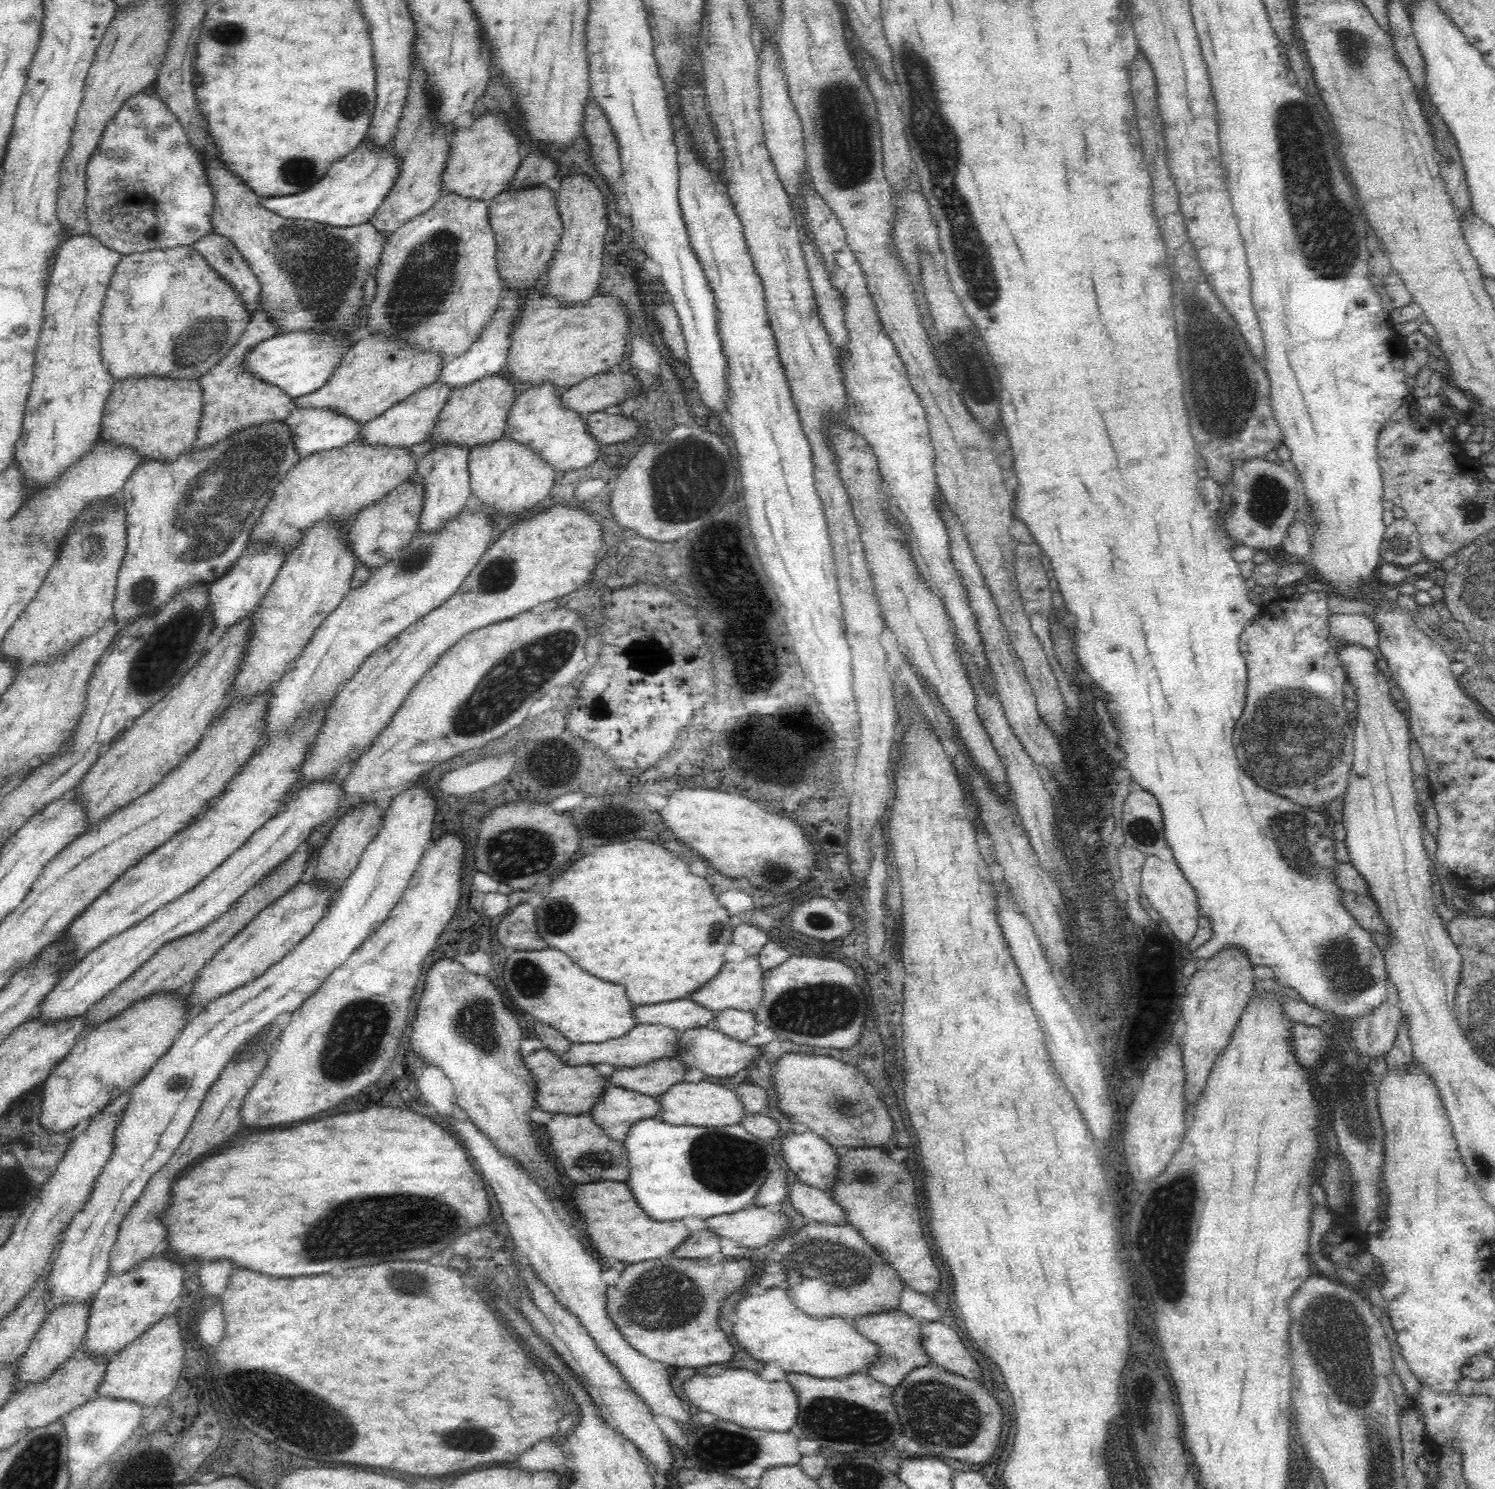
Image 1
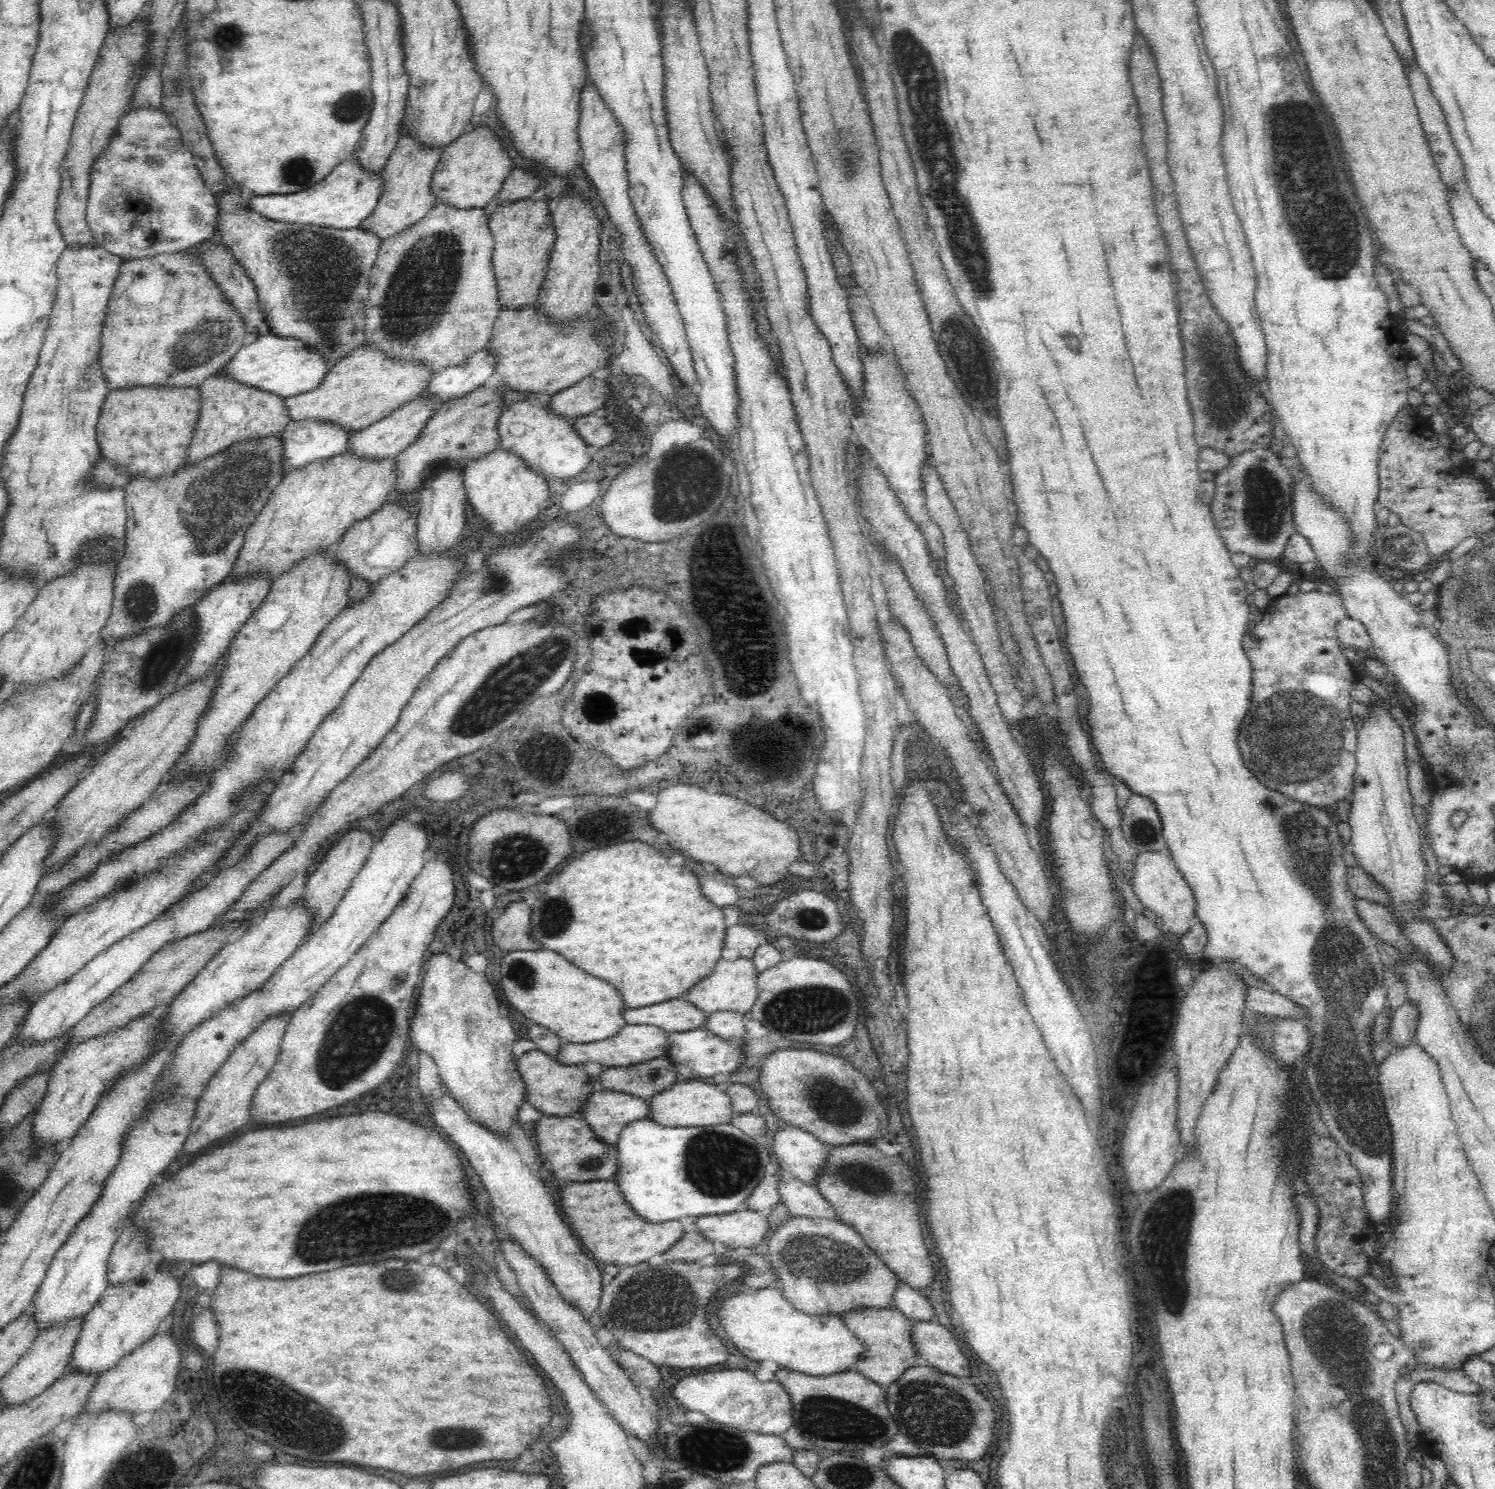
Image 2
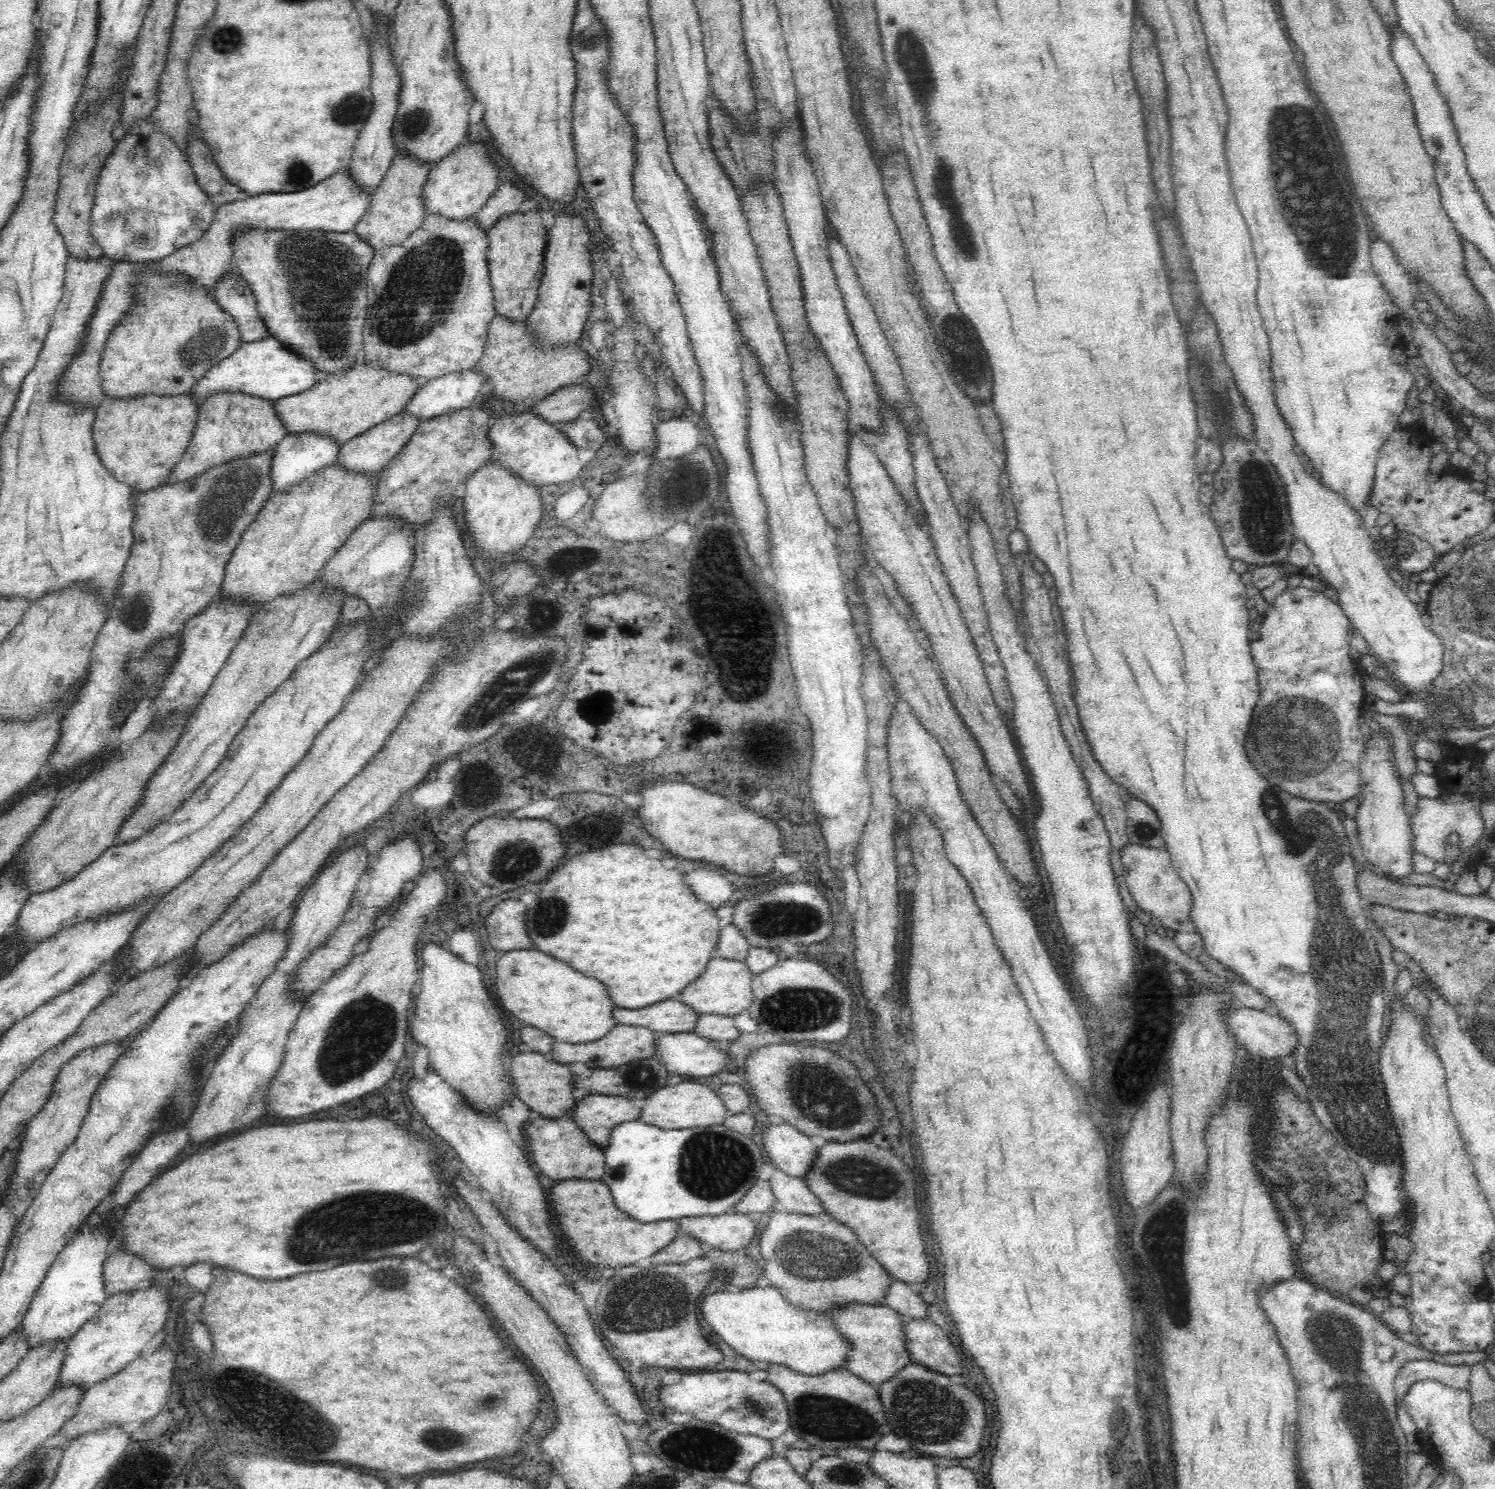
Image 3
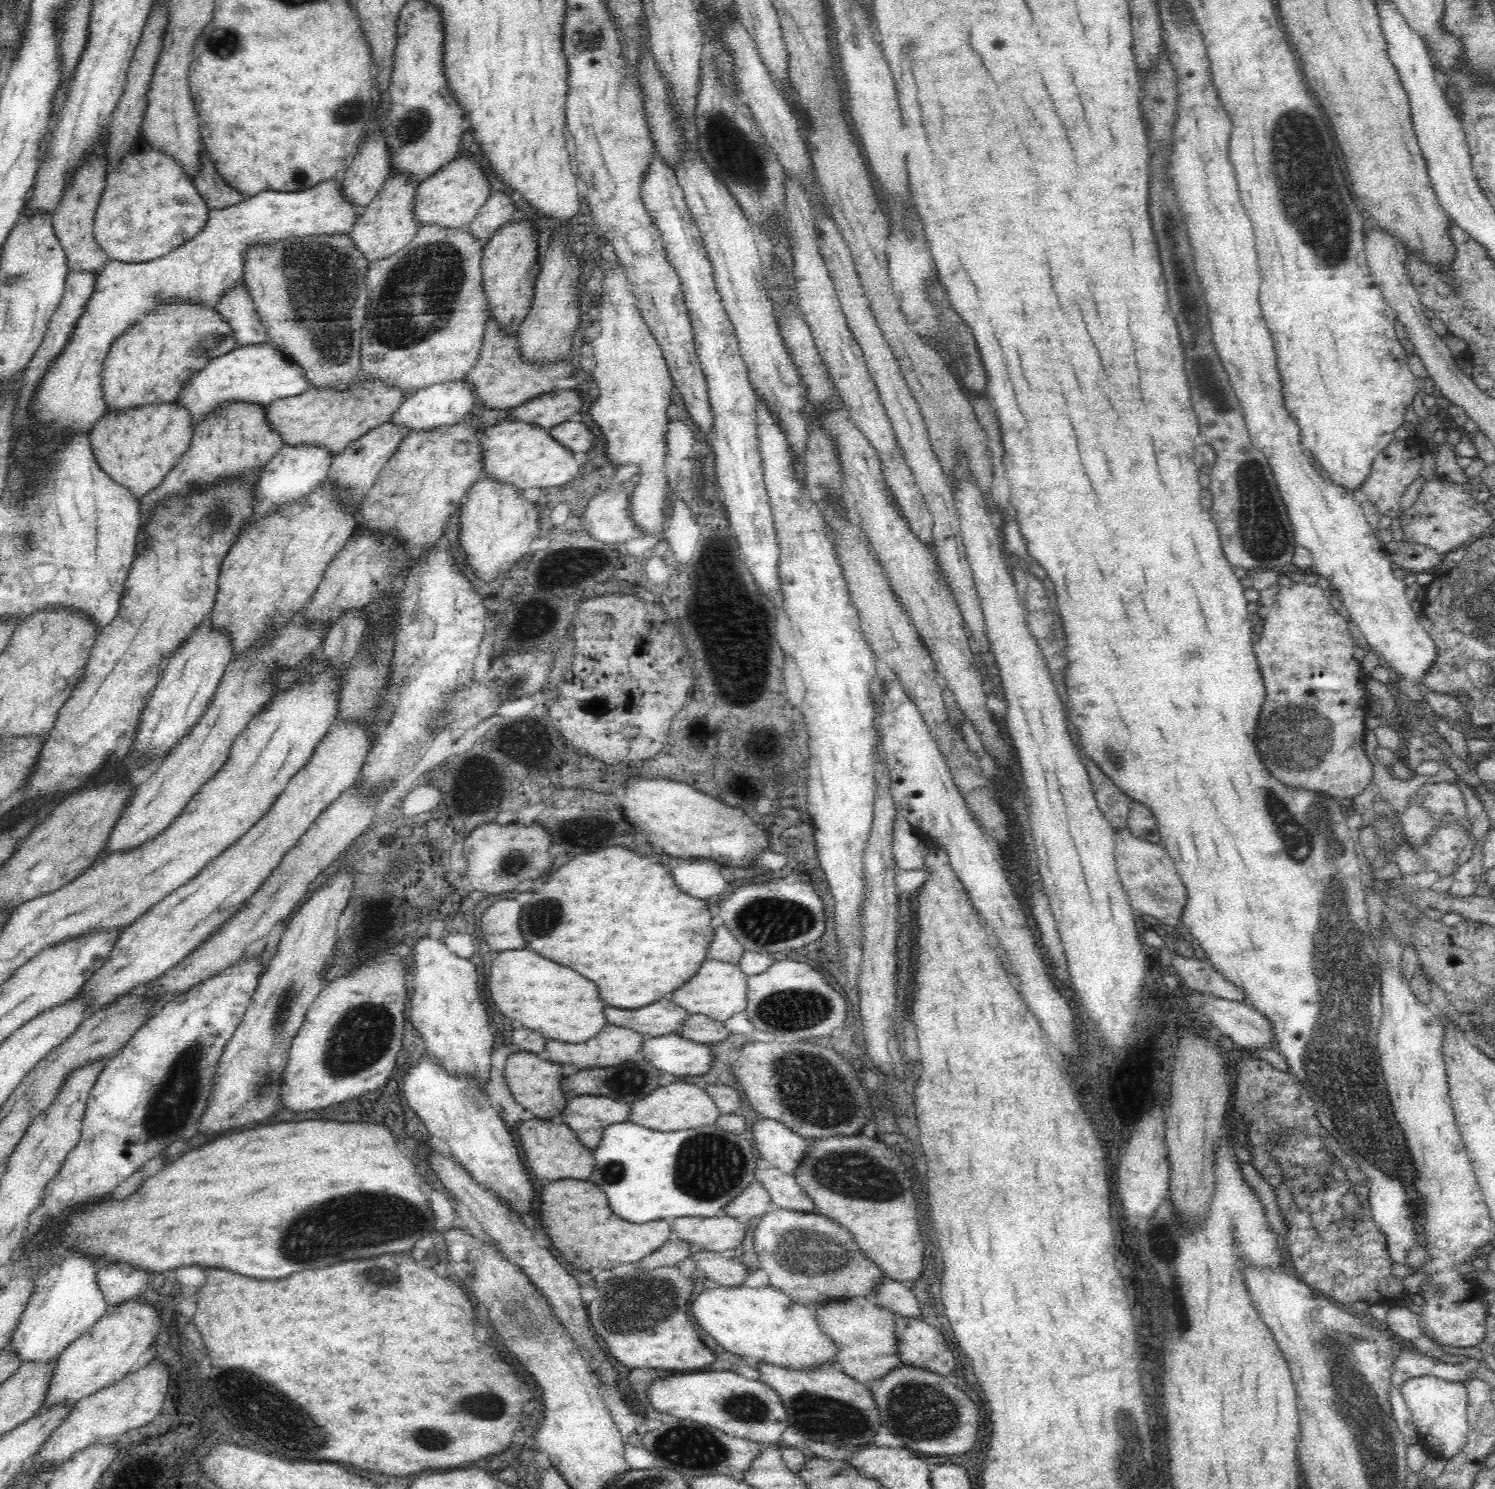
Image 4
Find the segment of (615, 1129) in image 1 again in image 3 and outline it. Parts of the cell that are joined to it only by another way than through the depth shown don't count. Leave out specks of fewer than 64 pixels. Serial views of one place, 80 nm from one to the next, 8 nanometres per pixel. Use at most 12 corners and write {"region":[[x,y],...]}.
{"region":[[582,1094],[566,1116],[604,1147],[640,1116],[628,1097]]}

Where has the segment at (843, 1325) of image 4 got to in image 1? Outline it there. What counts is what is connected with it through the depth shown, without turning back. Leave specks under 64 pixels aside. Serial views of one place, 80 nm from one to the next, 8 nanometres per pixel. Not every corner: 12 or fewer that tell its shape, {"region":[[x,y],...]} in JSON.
{"region":[[899,1308],[850,1320],[876,1343],[864,1371],[895,1388],[930,1363],[920,1326]]}

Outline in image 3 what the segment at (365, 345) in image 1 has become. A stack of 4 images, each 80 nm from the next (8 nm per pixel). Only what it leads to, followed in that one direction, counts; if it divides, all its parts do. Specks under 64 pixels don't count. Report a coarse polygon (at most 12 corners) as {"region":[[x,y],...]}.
{"region":[[365,364],[275,402],[286,436],[346,441],[422,386]]}

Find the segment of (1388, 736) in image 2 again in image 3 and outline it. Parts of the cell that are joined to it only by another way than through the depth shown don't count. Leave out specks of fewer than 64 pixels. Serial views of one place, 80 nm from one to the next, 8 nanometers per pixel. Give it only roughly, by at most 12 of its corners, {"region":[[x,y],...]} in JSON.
{"region":[[1392,743],[1361,762],[1355,821],[1370,869],[1412,873],[1412,831]]}

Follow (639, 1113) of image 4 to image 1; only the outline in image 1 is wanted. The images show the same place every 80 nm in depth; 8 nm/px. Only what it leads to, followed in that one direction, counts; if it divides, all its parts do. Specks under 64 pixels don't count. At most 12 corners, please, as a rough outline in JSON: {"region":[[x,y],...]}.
{"region":[[677,1082],[656,1099],[674,1126],[728,1126],[745,1115],[720,1083]]}

